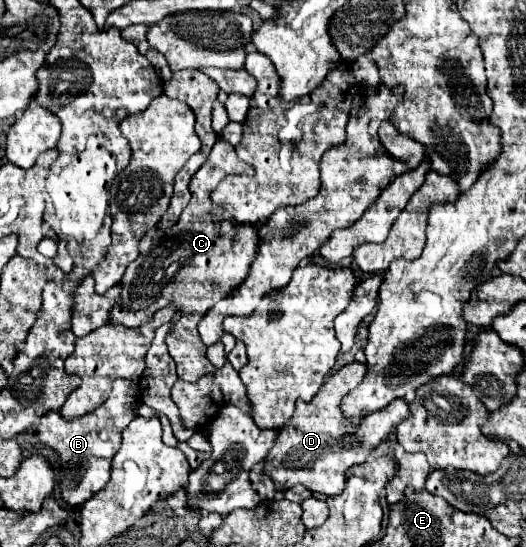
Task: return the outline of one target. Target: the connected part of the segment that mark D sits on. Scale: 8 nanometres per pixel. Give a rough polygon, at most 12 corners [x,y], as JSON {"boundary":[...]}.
{"boundary":[[366,362],[334,372],[278,432],[264,472],[336,496],[344,472],[410,418],[406,400],[350,426],[340,402]]}

